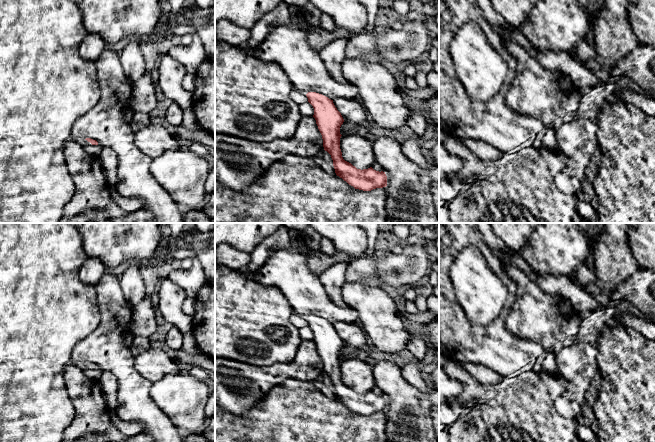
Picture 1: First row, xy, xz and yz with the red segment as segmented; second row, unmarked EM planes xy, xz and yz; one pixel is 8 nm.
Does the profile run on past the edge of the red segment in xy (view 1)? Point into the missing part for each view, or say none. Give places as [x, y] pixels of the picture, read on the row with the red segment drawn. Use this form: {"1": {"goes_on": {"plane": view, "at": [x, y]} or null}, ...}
{"1": {"goes_on": {"plane": "xy", "at": [82, 142]}}}

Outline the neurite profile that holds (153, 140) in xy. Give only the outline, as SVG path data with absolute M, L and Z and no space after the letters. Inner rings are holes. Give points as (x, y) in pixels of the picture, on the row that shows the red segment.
M150 123L134 133L134 144L152 159L166 151L182 148L179 138L174 135L169 126L159 123Z

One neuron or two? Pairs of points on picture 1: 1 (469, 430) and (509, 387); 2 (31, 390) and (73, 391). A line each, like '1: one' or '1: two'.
1: one
2: two

